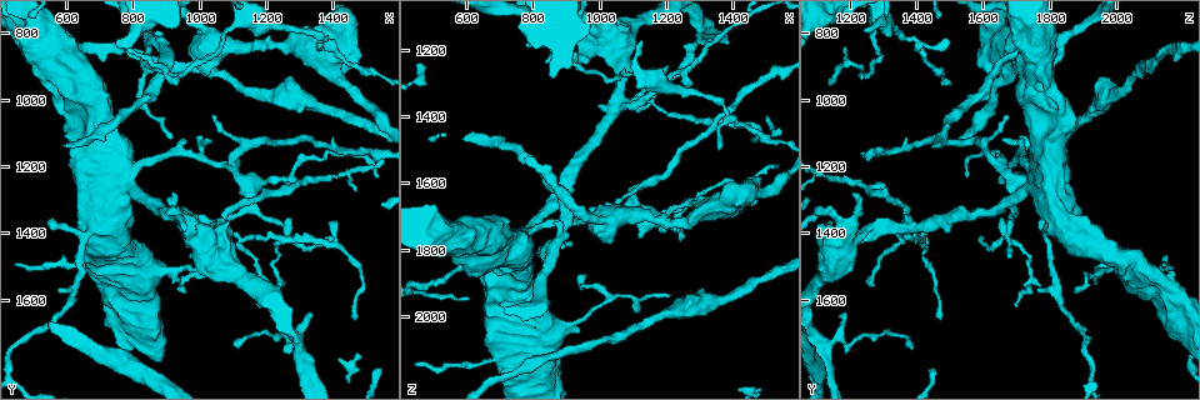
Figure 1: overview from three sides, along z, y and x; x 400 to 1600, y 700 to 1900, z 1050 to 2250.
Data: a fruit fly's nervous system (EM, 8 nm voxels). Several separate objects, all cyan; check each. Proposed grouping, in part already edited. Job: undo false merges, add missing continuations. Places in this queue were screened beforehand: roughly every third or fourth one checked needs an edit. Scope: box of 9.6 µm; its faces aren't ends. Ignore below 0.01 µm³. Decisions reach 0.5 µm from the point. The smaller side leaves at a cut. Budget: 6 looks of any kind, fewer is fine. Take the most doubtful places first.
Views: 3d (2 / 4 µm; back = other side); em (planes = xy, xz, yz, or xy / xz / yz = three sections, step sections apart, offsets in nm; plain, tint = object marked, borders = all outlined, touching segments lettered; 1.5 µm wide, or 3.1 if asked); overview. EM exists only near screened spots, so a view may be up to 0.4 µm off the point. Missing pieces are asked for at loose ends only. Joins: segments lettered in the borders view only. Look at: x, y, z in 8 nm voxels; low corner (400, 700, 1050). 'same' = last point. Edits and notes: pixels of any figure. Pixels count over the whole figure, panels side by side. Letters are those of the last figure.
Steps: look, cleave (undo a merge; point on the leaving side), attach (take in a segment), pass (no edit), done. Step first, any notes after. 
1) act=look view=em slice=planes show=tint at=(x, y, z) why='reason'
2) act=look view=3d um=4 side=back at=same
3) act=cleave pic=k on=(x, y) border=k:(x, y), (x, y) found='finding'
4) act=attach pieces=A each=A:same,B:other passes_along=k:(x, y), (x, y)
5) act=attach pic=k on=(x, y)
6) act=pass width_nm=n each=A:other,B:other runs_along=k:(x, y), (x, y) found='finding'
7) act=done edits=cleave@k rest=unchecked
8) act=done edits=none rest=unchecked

act=look view=3d um=4 at=(960, 1360, 1160) why='three-way junction'

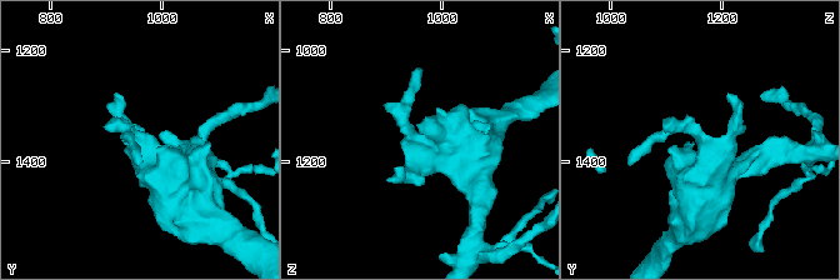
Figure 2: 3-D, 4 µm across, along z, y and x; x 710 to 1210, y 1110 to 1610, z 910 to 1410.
act=look view=em slice=planes show=borders at=(960, 1370, 1165) arms=3 arm_widths_nm=180,190,600

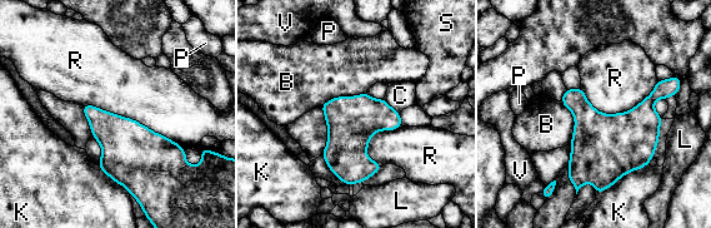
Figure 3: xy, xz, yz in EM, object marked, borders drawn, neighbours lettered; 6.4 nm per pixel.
act=pass width_nm=320 each=B:other,C:other,K:other,L:other,P:other,R:other,S:other,V:other border=3:(366, 92), (334, 97), (319, 107) found='all the same neuron'

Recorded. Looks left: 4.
act=look view=3d um=4 at=(660, 1410, 1780) why='thick turns thin'

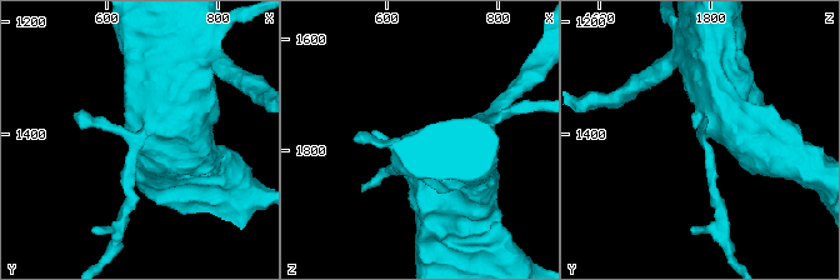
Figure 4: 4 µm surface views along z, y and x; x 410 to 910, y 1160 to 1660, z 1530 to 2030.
act=look view=em slice=xz step=4 show=tint at=(660, 1405, 1775) why='need the tissue'

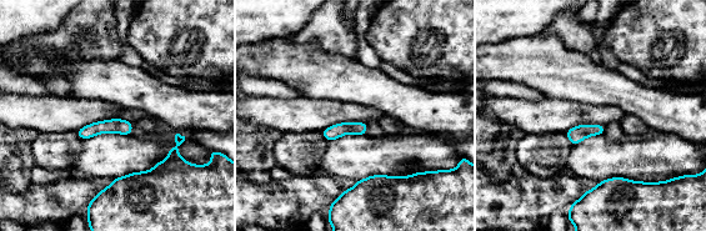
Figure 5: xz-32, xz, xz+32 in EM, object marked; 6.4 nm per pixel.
act=look view=em slice=planes show=borders at=same

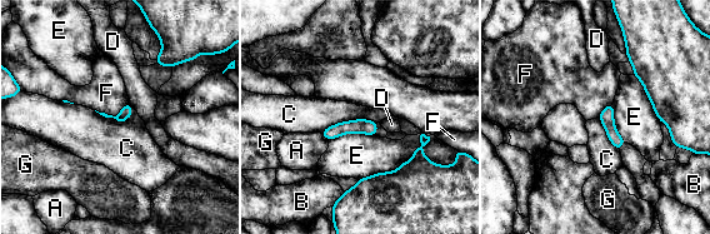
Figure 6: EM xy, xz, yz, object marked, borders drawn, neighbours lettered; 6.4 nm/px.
act=pass width_nm=70 each=A:other,B:other,C:other,D:other,E:other,F:other,G:other border=6:(376, 122), (343, 120), (320, 133) found='continuous, no second neuron'

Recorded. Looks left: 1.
act=done edits=none rest=unchecked

